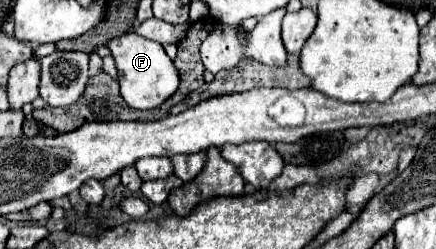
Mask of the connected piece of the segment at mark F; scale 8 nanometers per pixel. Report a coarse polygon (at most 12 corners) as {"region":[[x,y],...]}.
{"region":[[138,33],[108,47],[132,109],[158,109],[180,75],[160,43]]}

